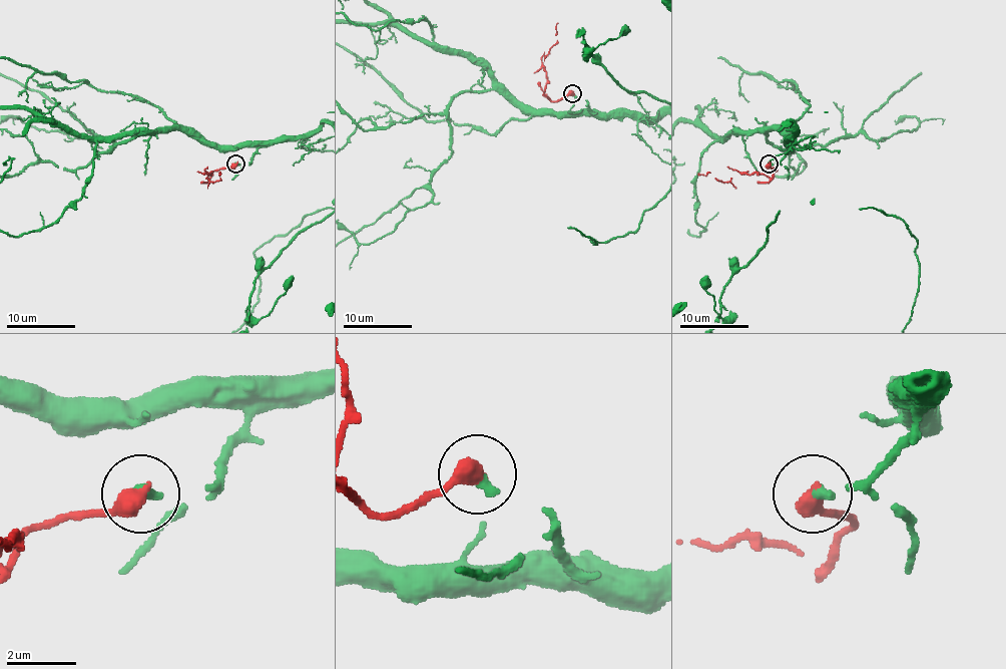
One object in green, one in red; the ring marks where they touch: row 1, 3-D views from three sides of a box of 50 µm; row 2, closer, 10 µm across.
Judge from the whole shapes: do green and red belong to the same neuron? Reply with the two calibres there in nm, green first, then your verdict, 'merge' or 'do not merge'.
280 nm thick on the green side, 550 nm on the other; merge

